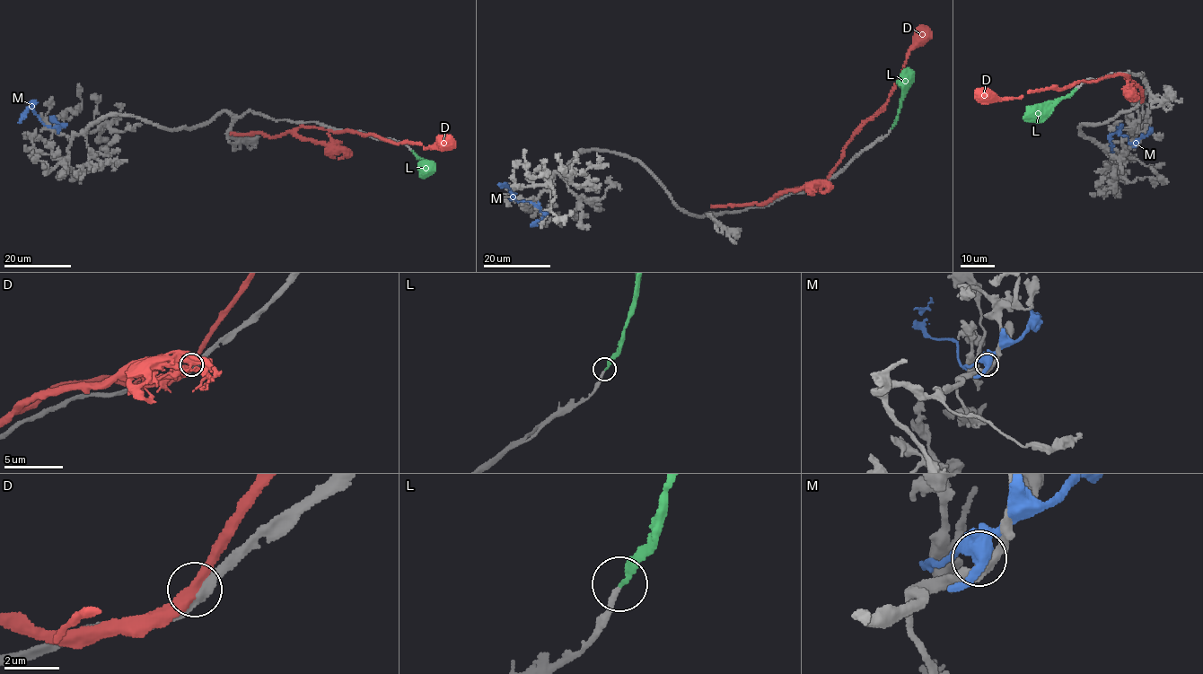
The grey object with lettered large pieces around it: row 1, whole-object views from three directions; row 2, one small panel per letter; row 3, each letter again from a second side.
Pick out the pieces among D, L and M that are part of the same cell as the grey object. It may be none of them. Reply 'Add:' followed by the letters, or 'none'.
Add: L

